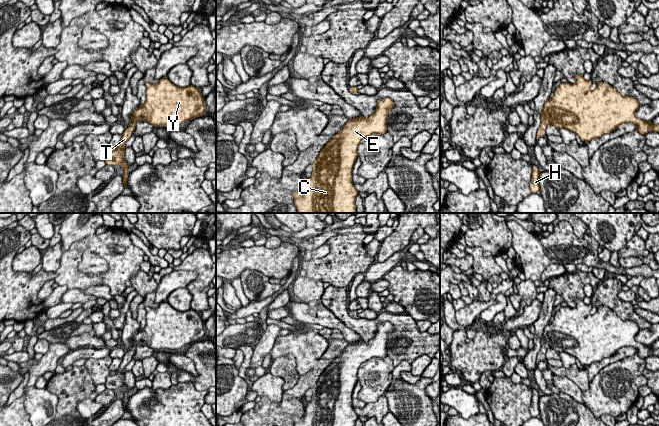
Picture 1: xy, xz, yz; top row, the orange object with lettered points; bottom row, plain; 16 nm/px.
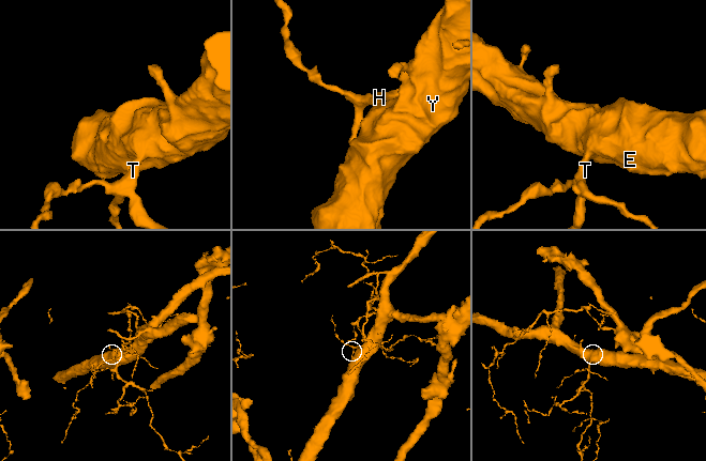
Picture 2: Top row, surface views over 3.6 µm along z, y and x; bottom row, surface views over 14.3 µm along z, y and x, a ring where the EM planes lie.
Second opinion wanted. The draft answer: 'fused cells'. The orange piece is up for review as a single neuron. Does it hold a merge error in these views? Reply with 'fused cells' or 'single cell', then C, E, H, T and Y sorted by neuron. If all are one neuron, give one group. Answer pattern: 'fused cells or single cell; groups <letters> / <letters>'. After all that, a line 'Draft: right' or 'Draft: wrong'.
single cell; groups C E H T Y
Draft: wrong

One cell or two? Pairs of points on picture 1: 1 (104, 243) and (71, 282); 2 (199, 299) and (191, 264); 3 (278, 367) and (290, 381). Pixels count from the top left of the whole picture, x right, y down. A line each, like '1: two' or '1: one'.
1: one
2: one
3: one

